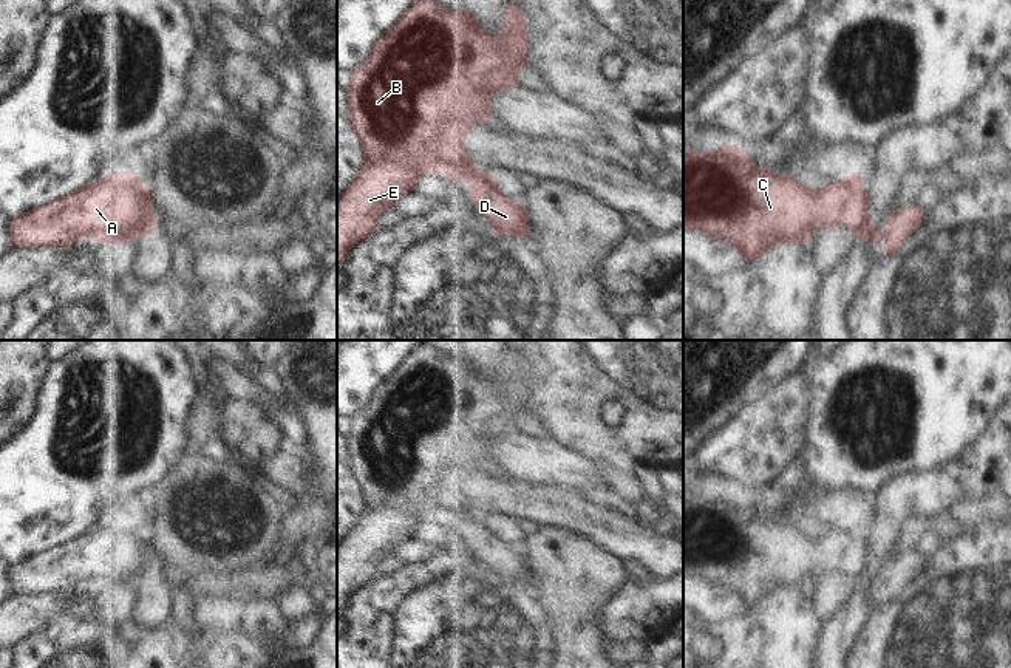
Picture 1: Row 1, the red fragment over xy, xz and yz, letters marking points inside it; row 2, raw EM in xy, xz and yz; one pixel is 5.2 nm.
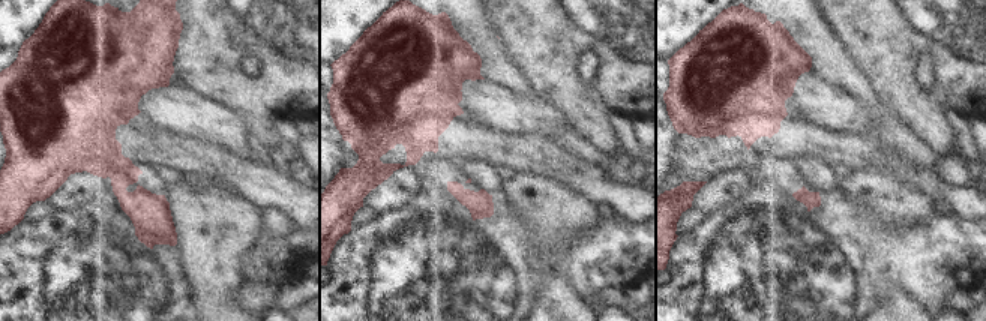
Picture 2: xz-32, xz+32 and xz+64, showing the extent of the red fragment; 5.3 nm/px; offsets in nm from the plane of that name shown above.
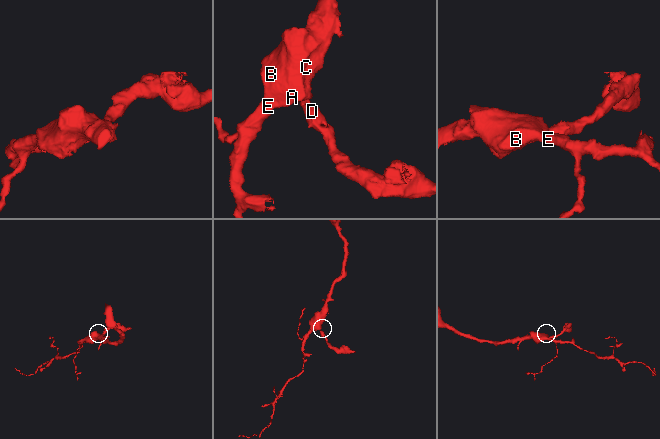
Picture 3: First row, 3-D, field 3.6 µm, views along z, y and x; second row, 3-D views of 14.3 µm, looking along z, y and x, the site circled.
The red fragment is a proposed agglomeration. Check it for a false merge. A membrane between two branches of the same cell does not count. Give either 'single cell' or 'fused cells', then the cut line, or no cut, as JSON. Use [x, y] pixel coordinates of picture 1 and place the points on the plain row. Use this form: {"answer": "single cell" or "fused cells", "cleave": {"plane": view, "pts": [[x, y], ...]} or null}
{"answer": "fused cells", "cleave": {"plane": "xz", "pts": [[481, 521], [467, 528]]}}

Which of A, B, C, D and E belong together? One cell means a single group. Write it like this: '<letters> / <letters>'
A B C E / D

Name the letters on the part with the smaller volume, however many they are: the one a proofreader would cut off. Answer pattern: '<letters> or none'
D

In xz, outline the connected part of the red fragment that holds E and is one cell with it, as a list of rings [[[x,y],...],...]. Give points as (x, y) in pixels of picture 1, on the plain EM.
[[[420,342],[373,391],[368,405],[351,418],[346,436],[349,465],[360,490],[363,513],[337,547],[337,615],[357,589],[377,578],[380,561],[410,540],[422,523],[437,520],[468,529],[490,520],[488,515],[478,513],[465,498],[465,481],[476,470],[487,469],[493,462],[490,458],[493,441],[501,435],[519,431],[516,419],[527,410],[530,388],[524,360],[507,345],[499,377],[499,380],[487,379],[467,356],[456,360],[430,343]]]

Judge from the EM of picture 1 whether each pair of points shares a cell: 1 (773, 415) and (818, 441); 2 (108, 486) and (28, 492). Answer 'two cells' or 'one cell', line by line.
1: two cells
2: one cell

